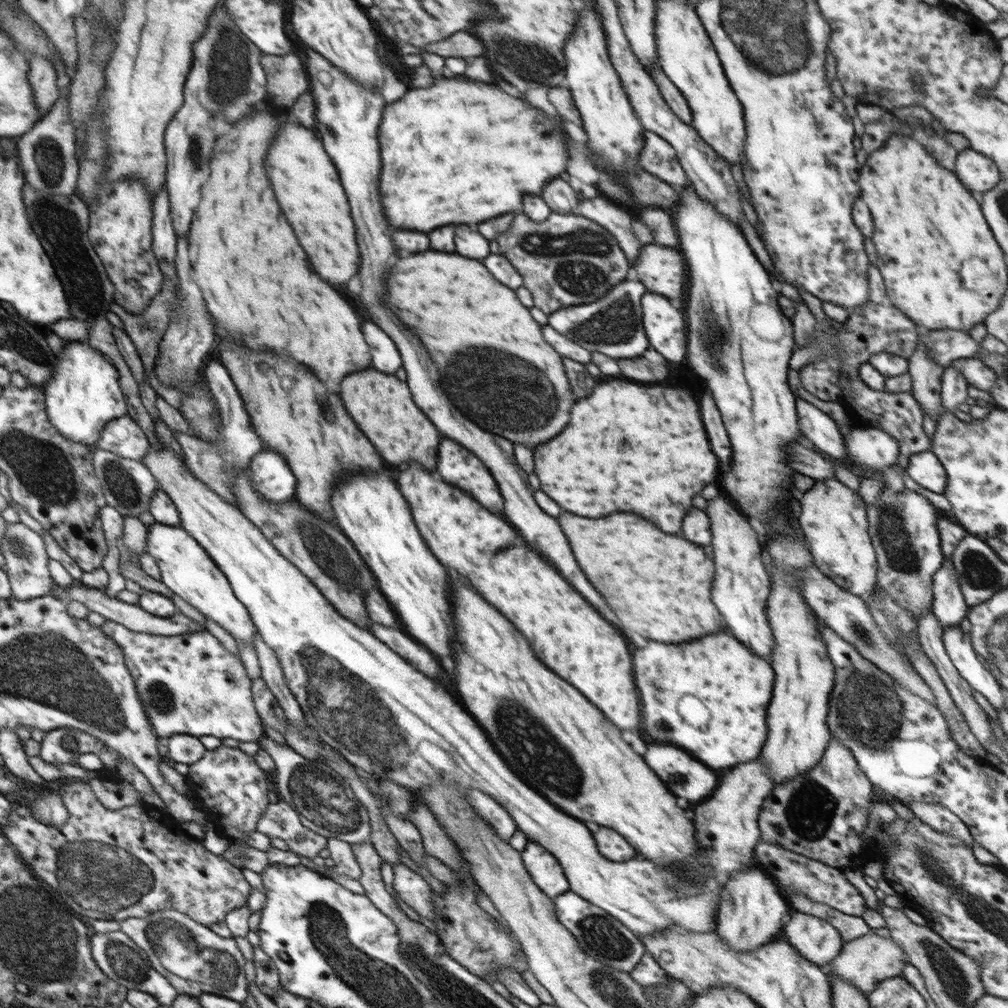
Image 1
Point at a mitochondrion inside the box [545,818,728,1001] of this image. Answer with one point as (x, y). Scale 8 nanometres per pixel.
(599, 935)

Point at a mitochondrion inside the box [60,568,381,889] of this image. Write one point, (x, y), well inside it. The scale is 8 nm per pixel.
(315, 789)

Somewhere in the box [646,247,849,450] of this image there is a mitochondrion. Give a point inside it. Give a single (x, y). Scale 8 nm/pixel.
(716, 336)

